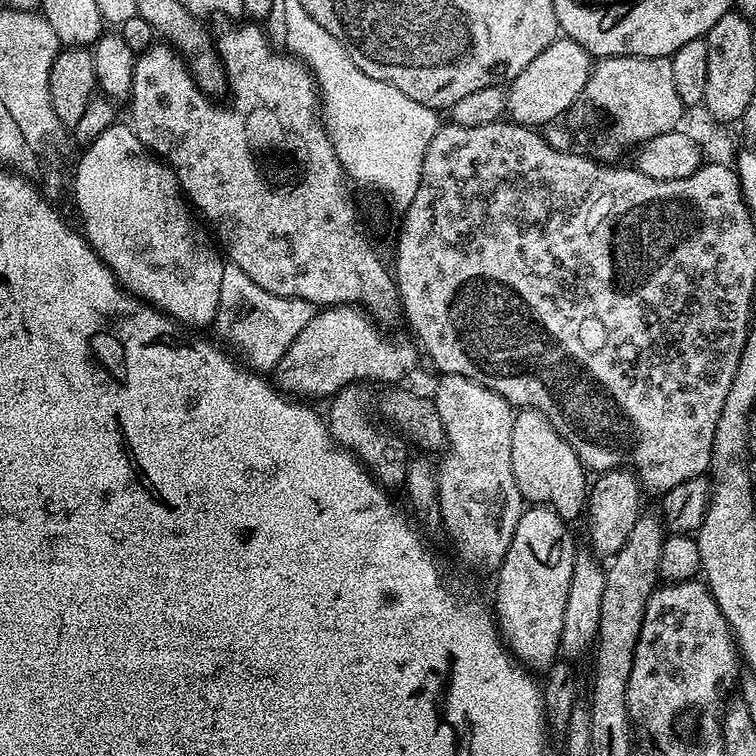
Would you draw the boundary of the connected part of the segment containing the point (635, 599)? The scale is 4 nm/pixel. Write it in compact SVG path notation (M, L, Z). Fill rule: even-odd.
M648 510L641 511L640 517L634 522L634 530L630 530L630 538L626 538L622 550L611 557L604 574L600 634L595 649L596 681L592 684L590 711L592 728L604 728L608 734L612 732L616 742L618 738L624 738L625 734L634 732L634 723L628 714L626 689L638 634L642 630L644 611L658 584L665 535L663 519L657 513L655 516Z

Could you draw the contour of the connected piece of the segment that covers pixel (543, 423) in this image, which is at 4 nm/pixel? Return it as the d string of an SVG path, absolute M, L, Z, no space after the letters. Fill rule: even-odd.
M526 408L513 415L510 430L510 462L514 466L514 478L518 482L518 490L529 505L553 508L562 519L569 522L575 521L575 516L585 511L590 491L589 477L584 477L586 469L577 458L576 451L560 437L558 430L554 430L552 423L541 412Z

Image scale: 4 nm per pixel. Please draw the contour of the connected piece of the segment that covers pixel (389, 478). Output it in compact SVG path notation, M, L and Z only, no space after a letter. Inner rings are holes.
M357 382L348 384L341 392L337 392L331 397L332 404L326 411L326 423L328 432L332 439L340 445L341 448L348 449L355 454L356 459L385 486L403 485L404 475L408 469L410 451L403 444L401 437L395 431L387 432L384 428L376 425L376 420L372 417L372 412L368 407L372 404L372 392L367 383Z

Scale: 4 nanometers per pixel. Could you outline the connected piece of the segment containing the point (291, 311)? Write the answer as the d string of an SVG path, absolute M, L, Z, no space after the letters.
M228 262L222 270L222 291L218 297L214 328L233 344L231 347L247 367L268 374L276 369L282 354L290 350L290 342L302 334L317 311L317 305L302 298L279 296L270 290L262 290L258 282L254 282L236 264Z

